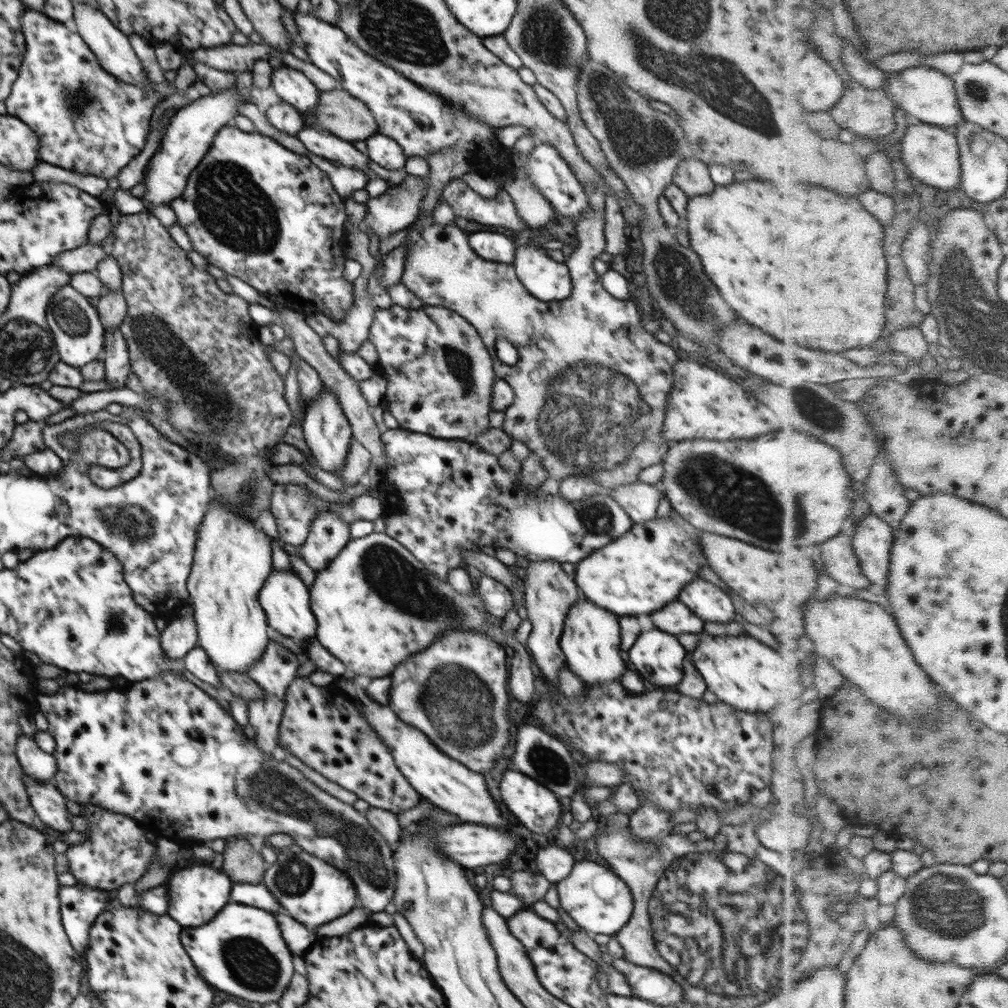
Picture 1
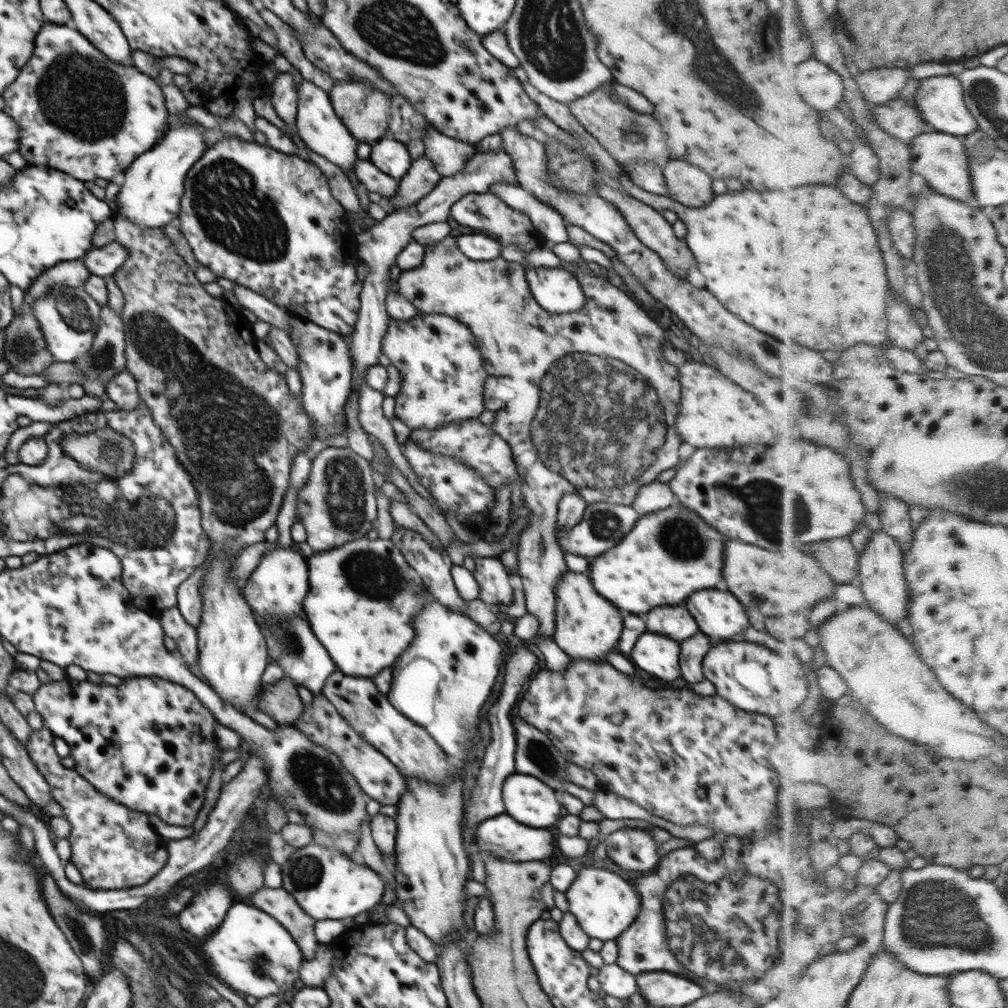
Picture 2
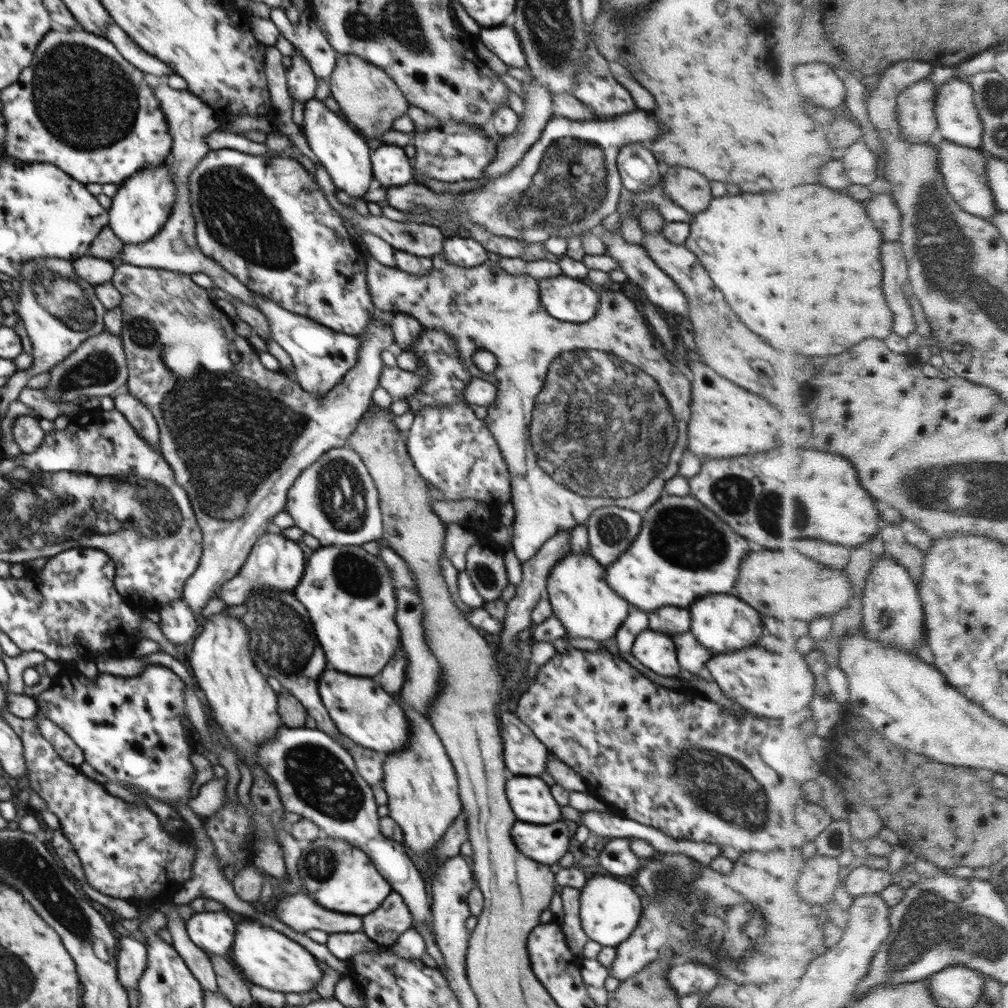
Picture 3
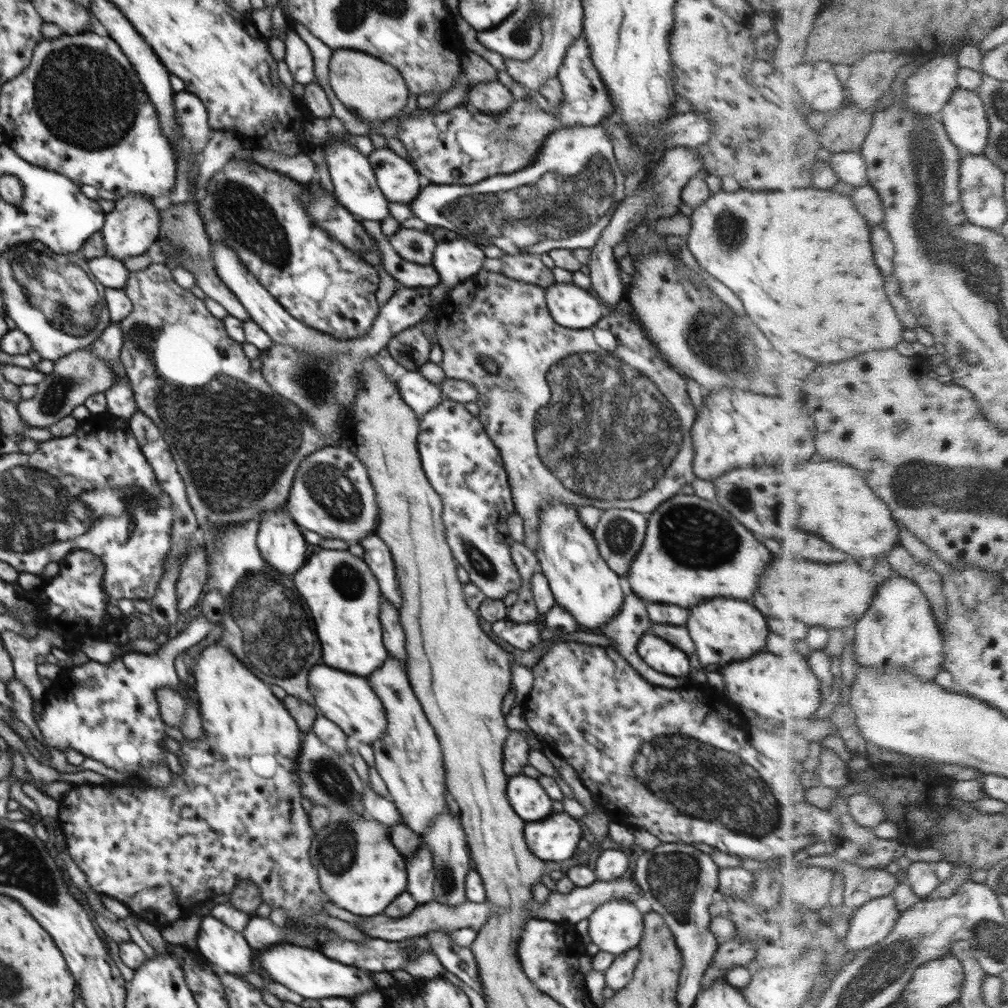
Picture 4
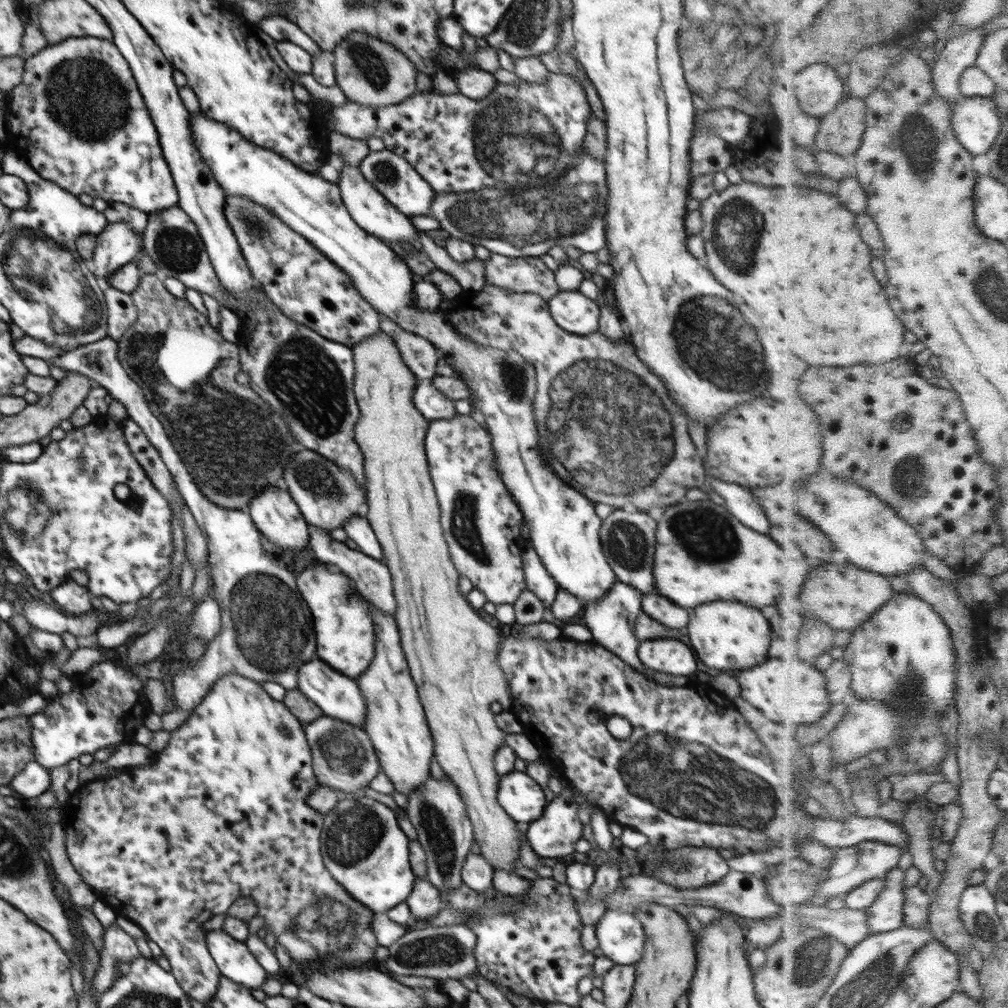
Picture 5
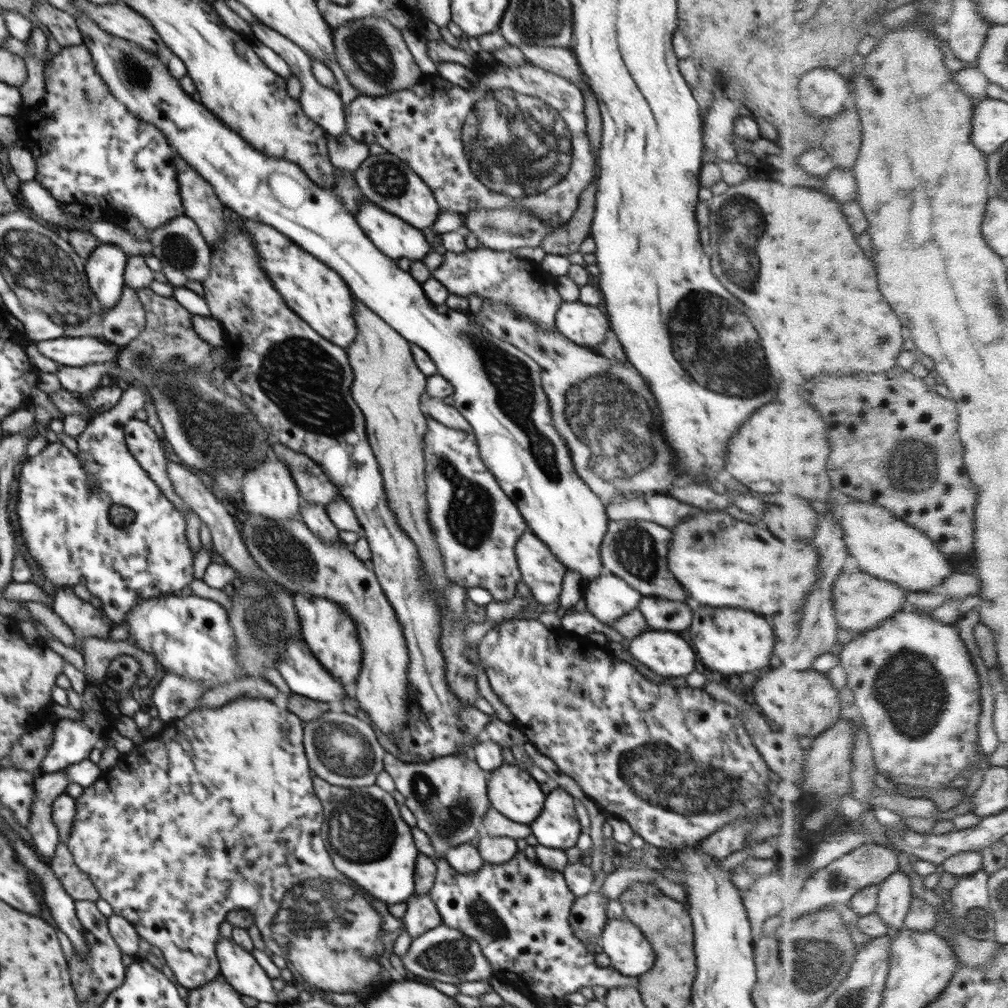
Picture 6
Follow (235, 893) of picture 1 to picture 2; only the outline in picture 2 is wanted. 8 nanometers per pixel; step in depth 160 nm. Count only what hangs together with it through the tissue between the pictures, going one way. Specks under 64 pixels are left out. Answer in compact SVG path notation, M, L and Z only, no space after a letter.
M264 886L245 899L248 904L263 910L280 922L294 938L305 959L314 958L316 946L319 945L314 934L316 920L310 918L300 908L300 904L284 887L270 888Z

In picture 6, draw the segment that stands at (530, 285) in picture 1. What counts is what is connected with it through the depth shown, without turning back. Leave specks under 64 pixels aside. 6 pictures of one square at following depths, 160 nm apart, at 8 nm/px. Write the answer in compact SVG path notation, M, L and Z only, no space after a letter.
M580 300L562 302L555 315L556 329L578 346L597 350L609 331L609 317Z

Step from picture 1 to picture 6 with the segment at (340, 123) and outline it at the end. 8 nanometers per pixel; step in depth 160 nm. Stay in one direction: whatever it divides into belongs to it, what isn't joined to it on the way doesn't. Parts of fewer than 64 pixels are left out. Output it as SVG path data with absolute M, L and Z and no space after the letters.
M366 17L346 23L333 31L333 39L339 66L361 94L371 97L390 95L414 88L424 81L424 74L403 39L401 30L388 19Z

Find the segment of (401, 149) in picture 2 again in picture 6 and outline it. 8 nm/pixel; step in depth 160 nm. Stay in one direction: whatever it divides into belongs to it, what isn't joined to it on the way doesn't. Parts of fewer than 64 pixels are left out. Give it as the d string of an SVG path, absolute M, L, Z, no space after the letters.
M388 152L371 154L355 171L355 178L360 192L370 203L382 211L398 216L420 231L429 232L441 212L433 193L424 181L405 162Z

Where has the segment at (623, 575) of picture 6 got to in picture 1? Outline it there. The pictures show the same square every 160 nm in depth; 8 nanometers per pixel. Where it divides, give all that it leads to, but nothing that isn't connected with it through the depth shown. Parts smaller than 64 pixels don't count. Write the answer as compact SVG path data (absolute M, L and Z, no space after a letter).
M388 429L385 433L381 434L382 448L384 448L385 455L387 456L387 463L382 467L382 484L381 492L385 492L390 496L396 504L399 505L400 520L386 520L386 530L384 532L390 538L397 540L402 546L405 546L415 557L419 560L426 570L429 570L436 578L445 580L447 574L453 568L464 566L465 554L468 551L481 551L480 546L492 546L496 549L508 549L524 556L526 560L530 561L543 561L555 560L556 562L571 562L576 564L583 558L590 556L594 550L604 548L613 540L619 539L623 534L626 534L634 525L633 520L627 515L627 512L608 494L590 495L588 498L583 498L578 502L569 502L561 494L558 495L542 495L537 488L523 488L520 474L510 474L506 472L499 463L499 457L493 454L486 453L478 448L478 445L470 445L469 441L464 439L441 439L438 437L430 436L429 434L422 434L419 432L412 432L401 429Z

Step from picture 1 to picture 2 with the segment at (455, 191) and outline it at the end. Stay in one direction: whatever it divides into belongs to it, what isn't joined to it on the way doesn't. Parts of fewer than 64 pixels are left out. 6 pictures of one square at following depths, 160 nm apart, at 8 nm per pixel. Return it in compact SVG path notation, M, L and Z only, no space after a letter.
M486 191L484 194L469 193L462 196L450 208L449 215L452 220L462 226L469 226L471 229L475 229L476 232L484 230L484 232L488 232L489 236L490 234L496 236L496 241L502 248L516 245L516 247L523 248L523 250L529 252L536 248L552 249L553 246L538 233L528 215L514 211L492 192Z

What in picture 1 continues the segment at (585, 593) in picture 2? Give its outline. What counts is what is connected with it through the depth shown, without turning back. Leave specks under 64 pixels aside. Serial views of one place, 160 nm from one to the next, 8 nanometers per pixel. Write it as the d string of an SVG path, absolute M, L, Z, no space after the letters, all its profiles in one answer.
M580 596L577 603L569 608L559 641L569 670L585 685L621 682L622 674L628 667L620 656L620 626L618 616L614 616L613 612L594 606L586 597Z

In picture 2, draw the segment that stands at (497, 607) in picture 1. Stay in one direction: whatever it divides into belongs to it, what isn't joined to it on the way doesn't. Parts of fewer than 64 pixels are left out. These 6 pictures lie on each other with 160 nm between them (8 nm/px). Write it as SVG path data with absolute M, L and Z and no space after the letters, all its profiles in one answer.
M476 557L469 563L478 582L479 598L485 603L510 605L514 590L510 587L509 573L498 557Z

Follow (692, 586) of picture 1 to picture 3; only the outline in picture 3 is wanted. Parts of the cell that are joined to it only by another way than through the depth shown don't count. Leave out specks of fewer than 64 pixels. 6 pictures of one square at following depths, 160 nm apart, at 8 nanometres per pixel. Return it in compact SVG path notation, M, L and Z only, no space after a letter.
M710 594L710 596L704 596L702 600L694 602L688 612L692 618L692 628L690 628L692 634L712 654L722 654L722 652L740 650L740 648L757 644L765 630L758 612L754 608L750 608L746 601L738 600L738 596L734 598L728 594Z

